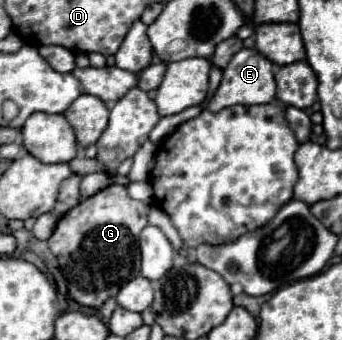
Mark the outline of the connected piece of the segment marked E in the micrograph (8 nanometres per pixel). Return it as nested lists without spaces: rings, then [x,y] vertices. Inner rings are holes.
[[[243,48],[241,52],[237,52],[229,66],[223,70],[223,80],[217,88],[217,92],[213,94],[213,98],[207,100],[205,108],[211,110],[211,112],[219,112],[227,106],[235,106],[235,104],[243,104],[243,106],[249,106],[249,104],[267,104],[275,98],[275,78],[273,78],[273,72],[271,72],[271,62],[259,54],[257,50],[249,50],[249,48]]]

